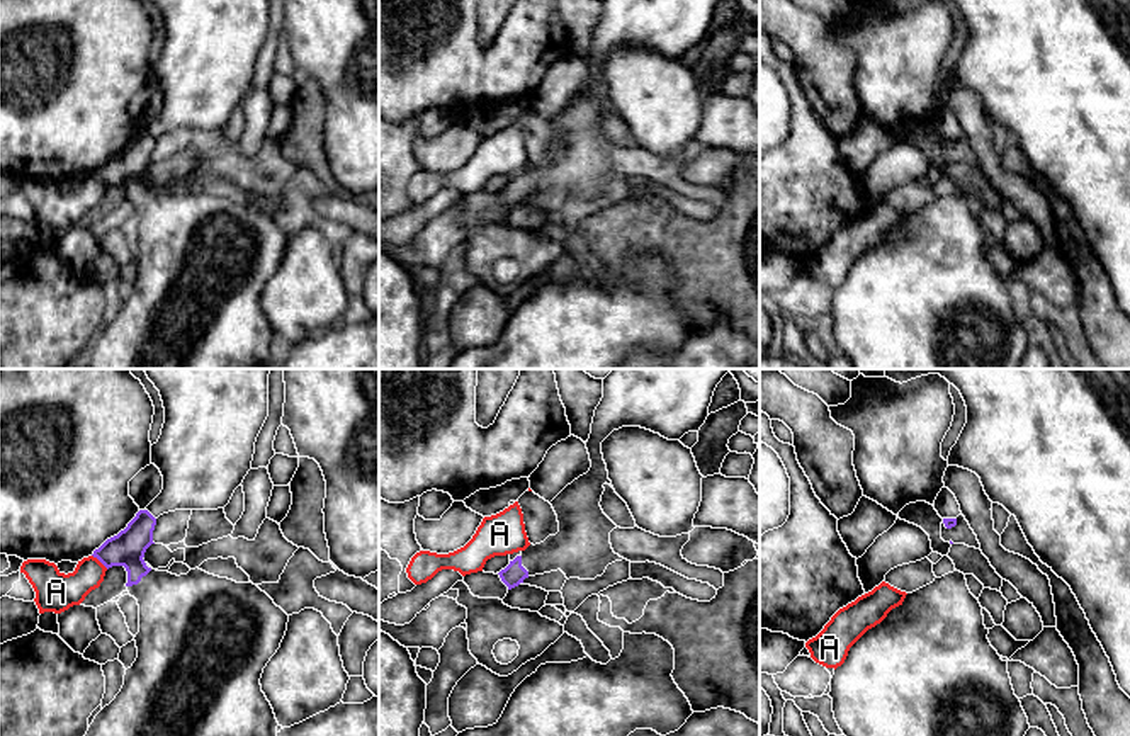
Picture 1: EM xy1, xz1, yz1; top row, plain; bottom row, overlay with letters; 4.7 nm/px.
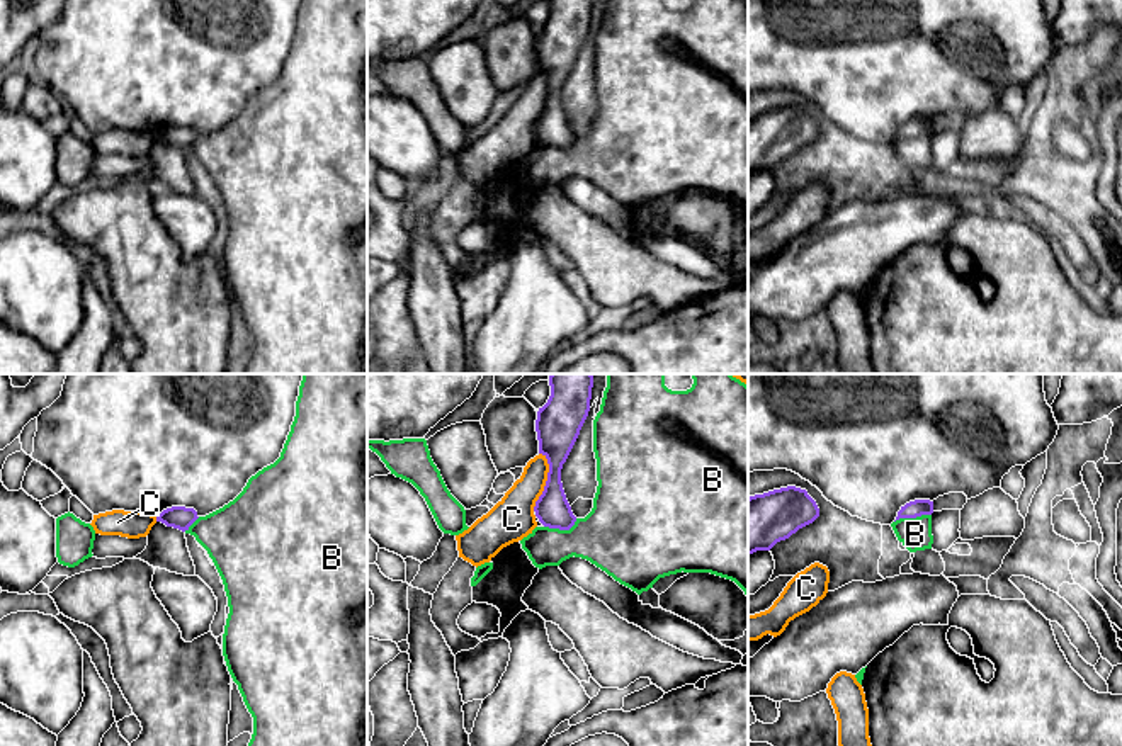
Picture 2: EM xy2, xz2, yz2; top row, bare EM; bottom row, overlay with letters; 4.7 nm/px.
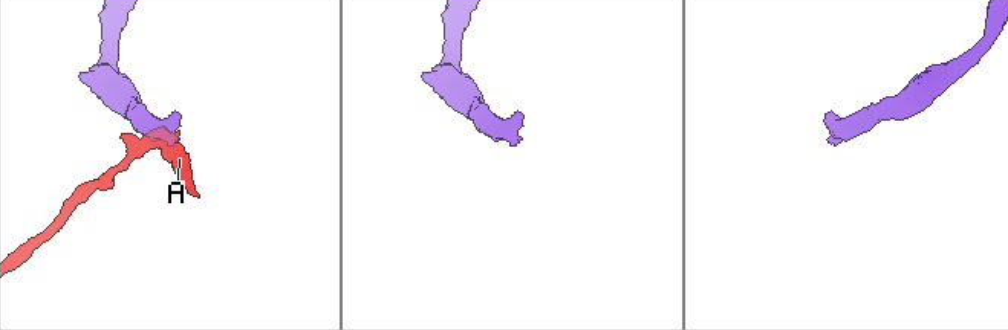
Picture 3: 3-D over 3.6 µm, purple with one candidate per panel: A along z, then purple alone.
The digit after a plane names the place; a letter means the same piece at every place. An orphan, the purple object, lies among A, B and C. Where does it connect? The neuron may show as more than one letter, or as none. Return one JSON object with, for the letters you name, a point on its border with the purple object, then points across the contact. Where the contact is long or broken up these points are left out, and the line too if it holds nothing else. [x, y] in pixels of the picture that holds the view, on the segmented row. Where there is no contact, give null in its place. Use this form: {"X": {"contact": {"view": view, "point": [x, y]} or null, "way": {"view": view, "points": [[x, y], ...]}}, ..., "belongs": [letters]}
{"belongs": []}

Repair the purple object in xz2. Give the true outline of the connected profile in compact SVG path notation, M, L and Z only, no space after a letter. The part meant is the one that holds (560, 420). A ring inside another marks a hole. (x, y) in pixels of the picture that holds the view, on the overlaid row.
M551 374L549 386L551 396L536 420L539 454L547 459L549 472L534 511L544 527L570 530L576 517L563 489L561 469L588 416L593 376Z

